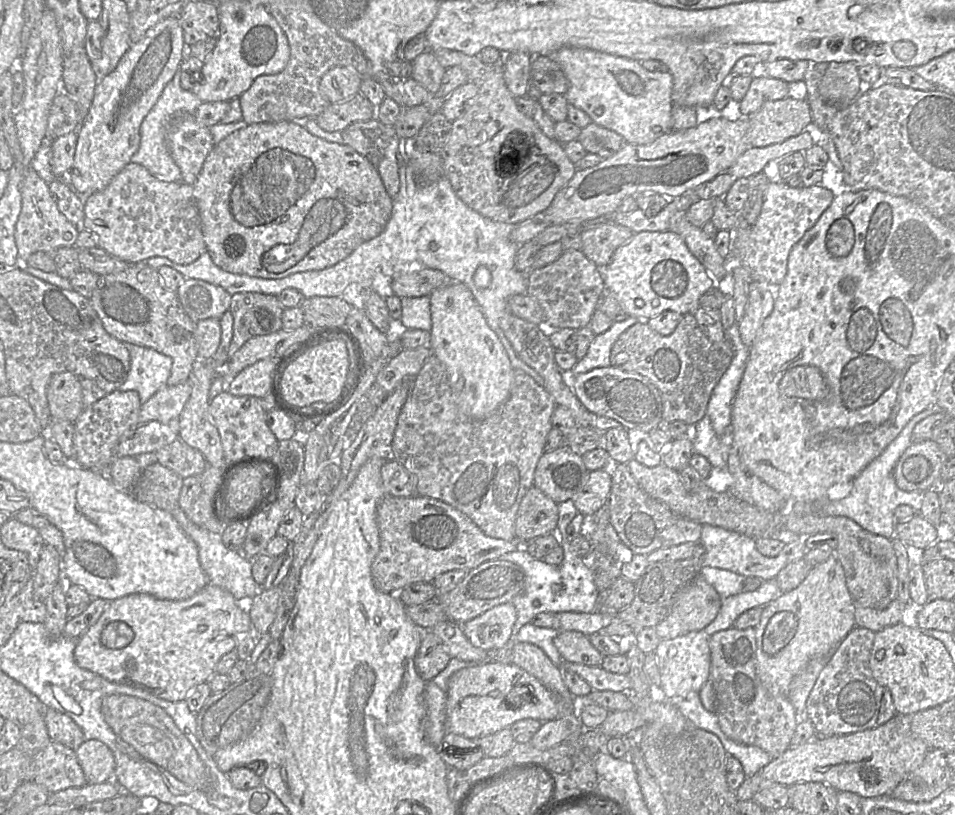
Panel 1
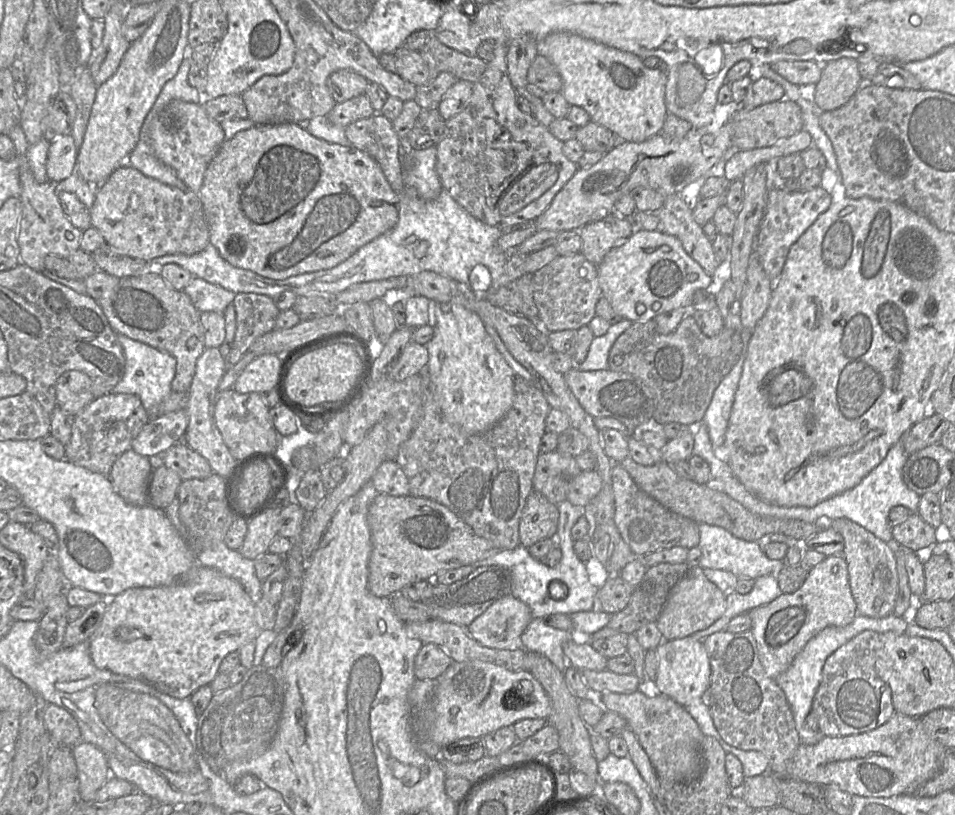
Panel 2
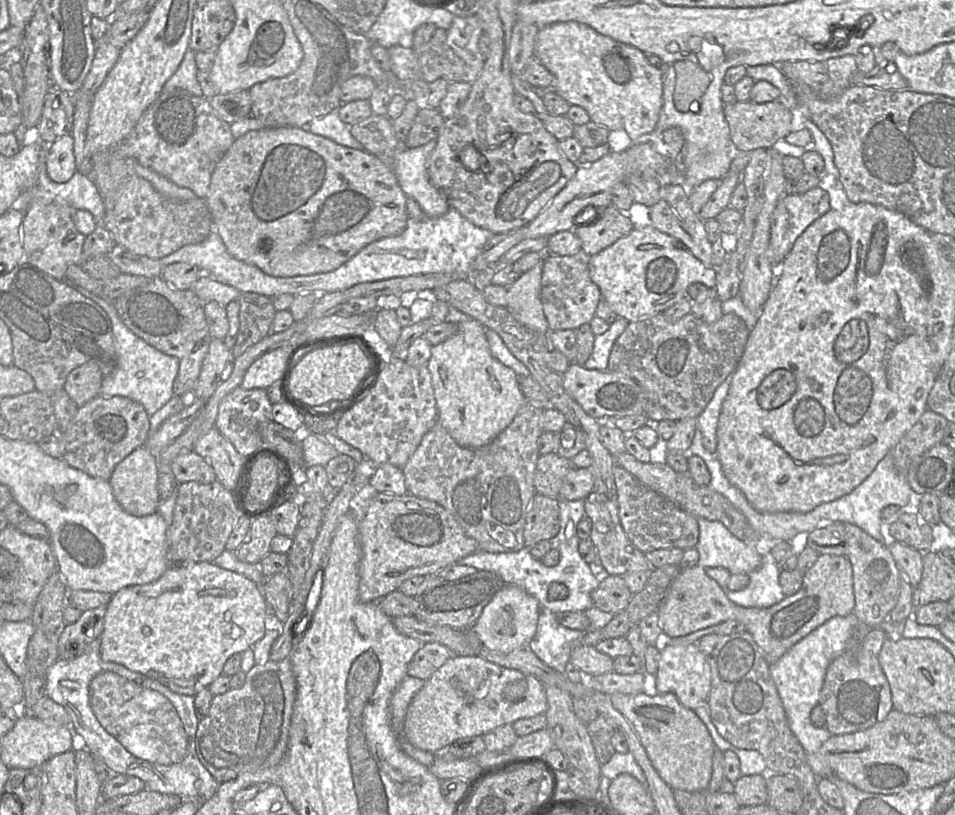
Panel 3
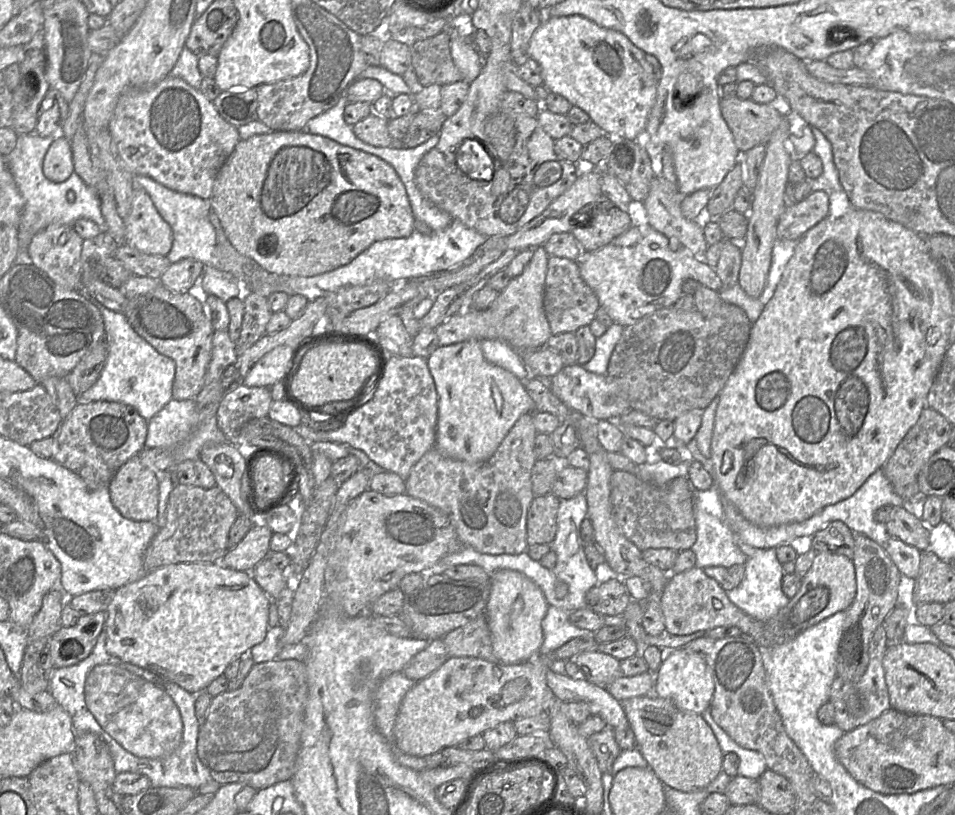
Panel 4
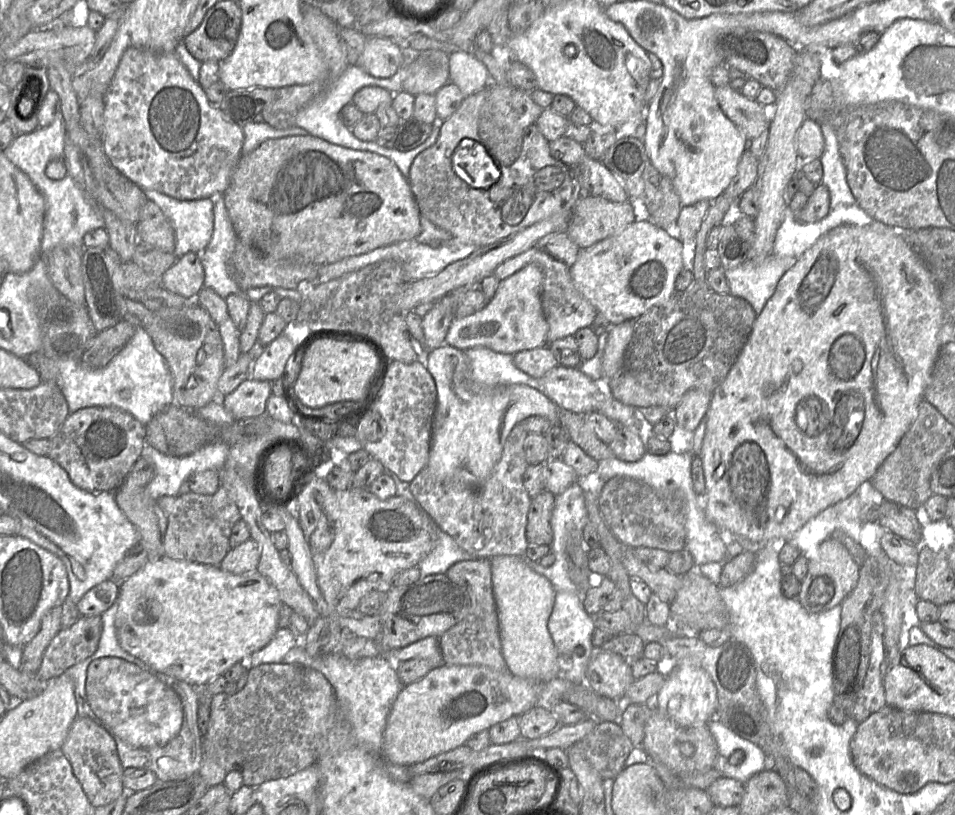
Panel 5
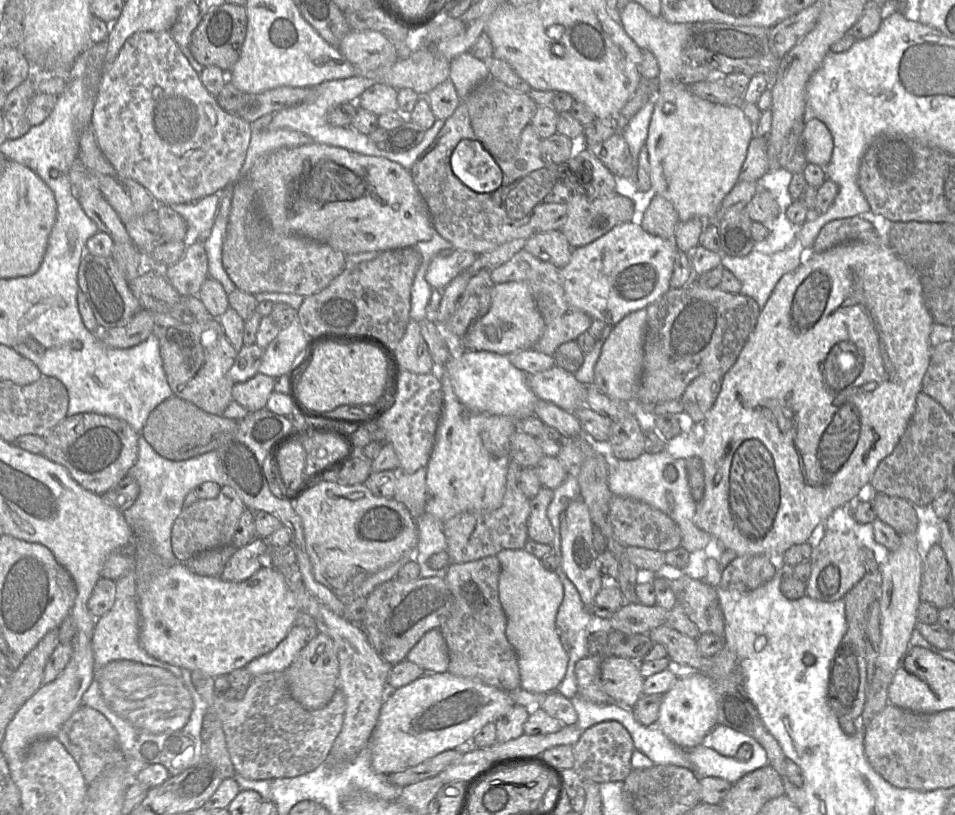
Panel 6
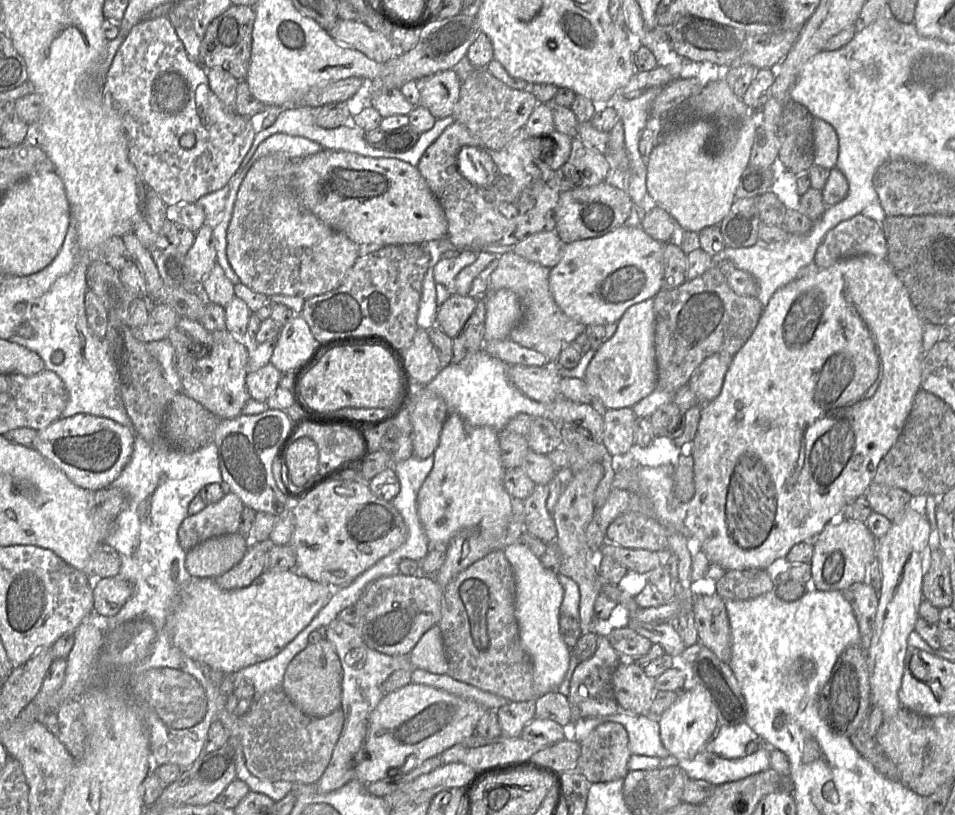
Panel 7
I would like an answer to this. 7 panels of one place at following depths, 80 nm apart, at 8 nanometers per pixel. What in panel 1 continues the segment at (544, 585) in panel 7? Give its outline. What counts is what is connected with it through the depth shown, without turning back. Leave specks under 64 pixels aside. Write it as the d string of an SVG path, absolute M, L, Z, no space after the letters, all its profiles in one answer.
M509 602L465 622L461 628L473 646L483 650L498 650L509 640L516 619L515 606Z

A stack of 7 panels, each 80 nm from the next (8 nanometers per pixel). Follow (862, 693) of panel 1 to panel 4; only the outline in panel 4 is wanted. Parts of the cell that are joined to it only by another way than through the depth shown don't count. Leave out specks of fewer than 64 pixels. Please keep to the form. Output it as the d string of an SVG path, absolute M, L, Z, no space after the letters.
M881 624L876 628L870 640L869 663L862 678L858 682L849 682L839 676L834 679L830 688L828 702L834 707L834 725L844 733L877 719L884 712L891 709L883 668L883 658L887 647L886 630L884 624Z

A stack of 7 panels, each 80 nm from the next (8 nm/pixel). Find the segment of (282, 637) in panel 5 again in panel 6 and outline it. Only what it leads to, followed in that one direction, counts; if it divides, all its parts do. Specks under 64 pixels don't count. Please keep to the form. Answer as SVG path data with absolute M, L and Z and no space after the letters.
M292 626L274 650L253 659L245 668L252 676L273 671L284 672L306 645L306 631L305 626Z

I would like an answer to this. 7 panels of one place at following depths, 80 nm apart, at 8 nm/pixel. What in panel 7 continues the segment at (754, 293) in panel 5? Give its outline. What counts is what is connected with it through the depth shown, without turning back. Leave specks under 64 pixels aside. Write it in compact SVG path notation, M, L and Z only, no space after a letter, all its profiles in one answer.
M820 218L813 224L809 233L803 235L790 235L784 242L774 243L767 246L763 242L757 242L748 248L726 248L716 256L722 259L730 260L735 269L740 269L749 273L757 282L758 294L757 299L762 306L767 306L772 295L781 287L797 279L798 272L814 263L815 253L818 246L823 241L829 230L834 228L843 220Z

